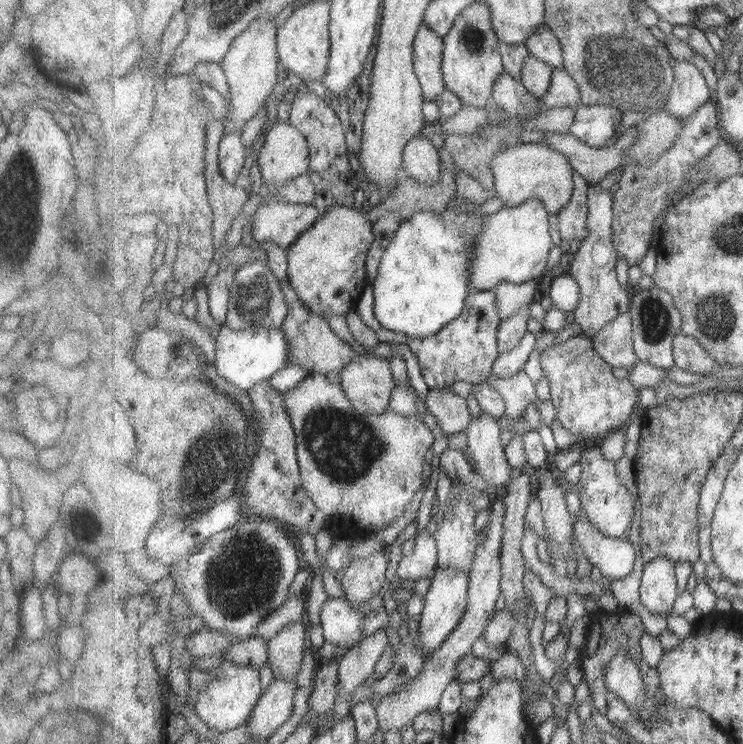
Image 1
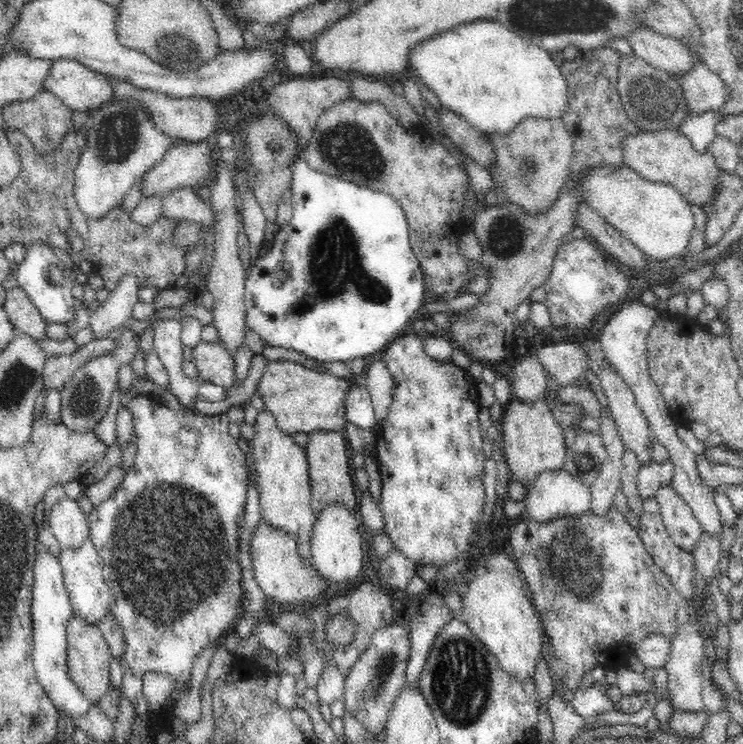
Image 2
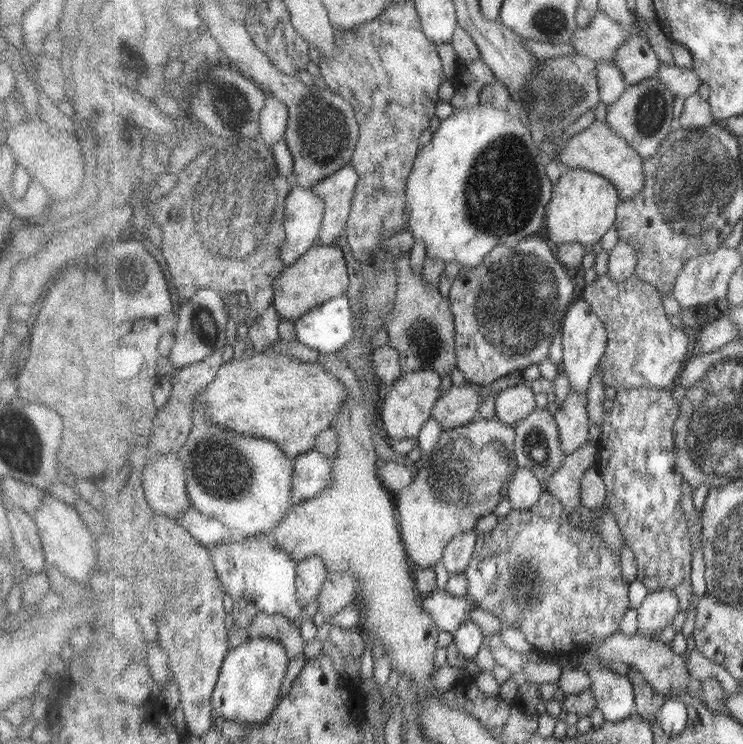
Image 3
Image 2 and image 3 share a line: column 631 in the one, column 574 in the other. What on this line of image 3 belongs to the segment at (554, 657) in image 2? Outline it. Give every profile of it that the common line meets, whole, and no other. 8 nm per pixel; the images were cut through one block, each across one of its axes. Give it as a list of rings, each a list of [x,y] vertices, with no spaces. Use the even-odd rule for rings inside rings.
[[[545,490],[541,495],[541,500],[528,509],[512,509],[505,517],[501,517],[499,524],[488,532],[487,534],[479,535],[477,540],[477,548],[473,559],[464,573],[467,576],[469,582],[469,596],[476,602],[479,602],[479,606],[486,610],[488,613],[492,613],[499,618],[500,621],[511,624],[526,637],[535,649],[542,652],[557,652],[562,654],[563,652],[573,652],[577,646],[589,646],[589,644],[601,644],[601,640],[609,638],[620,631],[622,626],[623,617],[627,614],[627,611],[631,608],[629,604],[629,582],[623,576],[623,570],[621,570],[621,554],[613,553],[613,548],[609,548],[607,542],[603,540],[601,533],[589,533],[585,529],[581,528],[581,524],[578,526],[571,526],[571,520],[569,520],[569,513],[566,511],[563,501],[559,500],[559,497],[551,494],[548,490]]]

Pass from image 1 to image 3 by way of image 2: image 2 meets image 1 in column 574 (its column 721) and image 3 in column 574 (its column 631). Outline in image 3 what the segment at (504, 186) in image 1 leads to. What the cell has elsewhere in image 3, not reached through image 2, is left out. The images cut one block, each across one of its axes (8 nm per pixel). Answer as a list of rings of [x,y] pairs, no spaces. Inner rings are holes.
[[[607,118],[604,121],[594,121],[587,129],[569,138],[568,144],[561,150],[559,159],[567,169],[587,169],[607,177],[618,188],[622,200],[637,196],[645,188],[645,171],[643,171],[645,158],[627,143],[623,135],[613,131]]]

